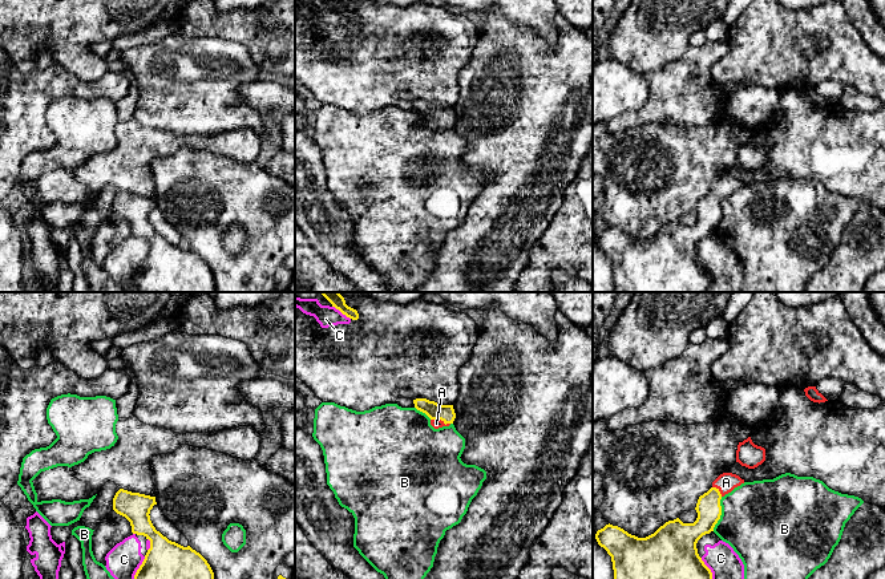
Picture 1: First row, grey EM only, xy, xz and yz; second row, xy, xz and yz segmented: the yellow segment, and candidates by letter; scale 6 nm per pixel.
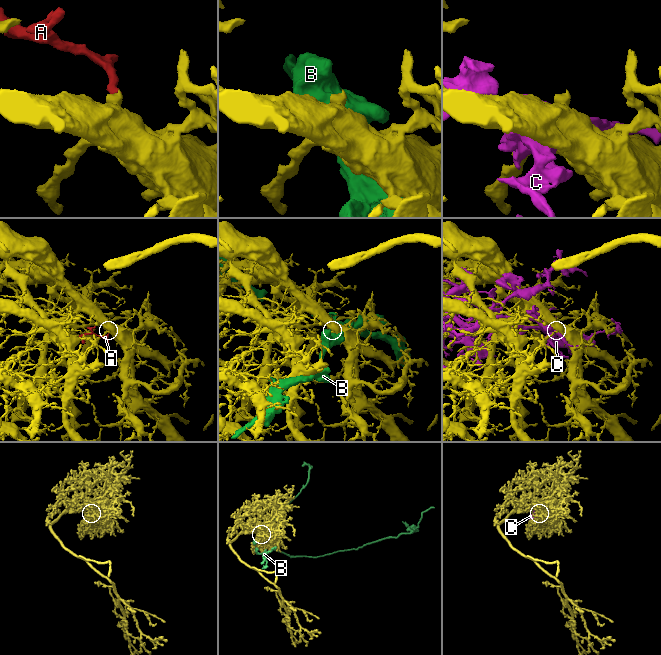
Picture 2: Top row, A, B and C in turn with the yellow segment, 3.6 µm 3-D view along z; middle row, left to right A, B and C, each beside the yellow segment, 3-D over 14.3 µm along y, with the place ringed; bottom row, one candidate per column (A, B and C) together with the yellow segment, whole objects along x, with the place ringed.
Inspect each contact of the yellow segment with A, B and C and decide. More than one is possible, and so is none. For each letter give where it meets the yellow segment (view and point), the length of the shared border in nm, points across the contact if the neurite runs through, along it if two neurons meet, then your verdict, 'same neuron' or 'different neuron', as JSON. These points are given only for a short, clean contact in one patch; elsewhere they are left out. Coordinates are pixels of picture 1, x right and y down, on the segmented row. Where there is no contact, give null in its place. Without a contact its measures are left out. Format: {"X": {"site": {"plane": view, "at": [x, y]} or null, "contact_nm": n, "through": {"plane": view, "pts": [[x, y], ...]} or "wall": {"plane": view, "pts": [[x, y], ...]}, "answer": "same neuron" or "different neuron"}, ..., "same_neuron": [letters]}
{"A": {"site": {"plane": "xz", "at": [440, 418]}, "contact_nm": 120, "through": {"plane": "xz", "pts": [[433, 411], [440, 418], [436, 424]]}, "answer": "same neuron"}, "B": {"site": {"plane": "yz", "at": [720, 514]}, "contact_nm": 220, "answer": "different neuron"}, "C": {"site": {"plane": "xy", "at": [140, 567]}, "contact_nm": 150, "answer": "different neuron"}, "same_neuron": ["A"]}

